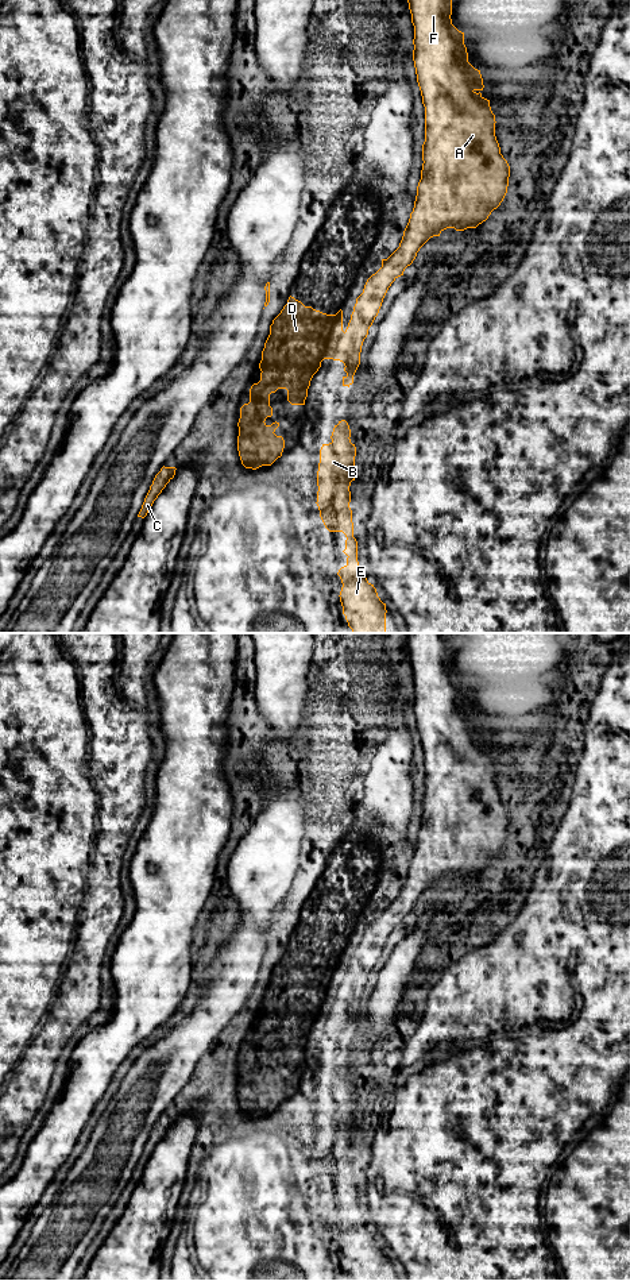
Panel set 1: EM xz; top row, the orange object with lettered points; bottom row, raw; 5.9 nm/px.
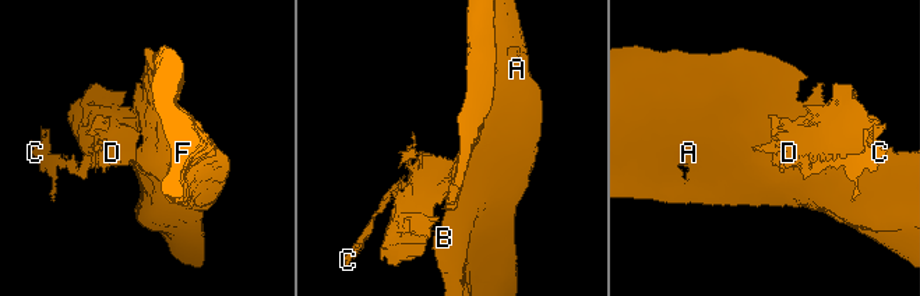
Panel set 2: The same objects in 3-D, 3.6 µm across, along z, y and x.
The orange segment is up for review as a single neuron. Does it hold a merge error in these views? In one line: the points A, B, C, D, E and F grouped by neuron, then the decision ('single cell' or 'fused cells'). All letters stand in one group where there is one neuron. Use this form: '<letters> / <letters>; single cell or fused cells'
A B E F / C D; fused cells

